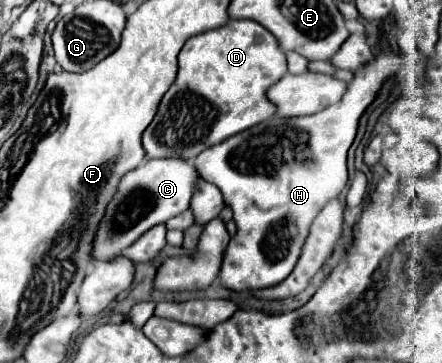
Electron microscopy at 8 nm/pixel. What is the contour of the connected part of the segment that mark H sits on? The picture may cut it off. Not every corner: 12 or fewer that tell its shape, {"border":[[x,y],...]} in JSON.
{"border":[[385,47],[335,105],[273,115],[193,161],[197,223],[233,209],[221,287],[293,271],[347,185]]}

